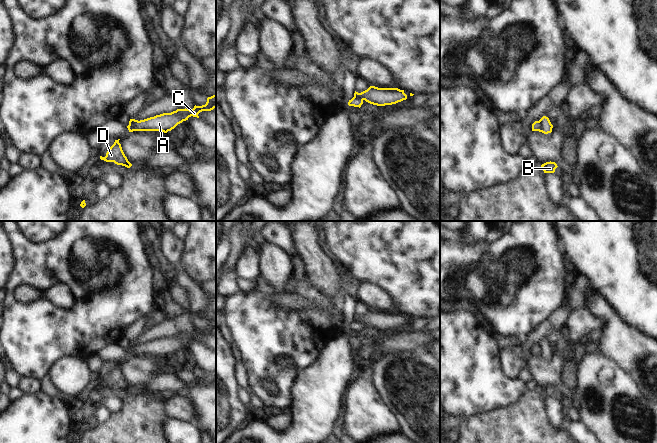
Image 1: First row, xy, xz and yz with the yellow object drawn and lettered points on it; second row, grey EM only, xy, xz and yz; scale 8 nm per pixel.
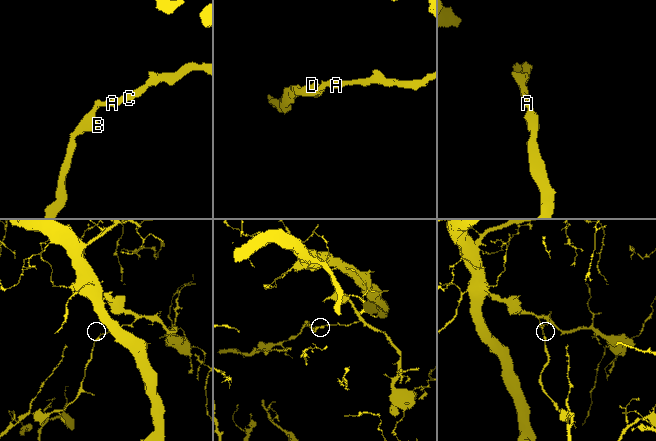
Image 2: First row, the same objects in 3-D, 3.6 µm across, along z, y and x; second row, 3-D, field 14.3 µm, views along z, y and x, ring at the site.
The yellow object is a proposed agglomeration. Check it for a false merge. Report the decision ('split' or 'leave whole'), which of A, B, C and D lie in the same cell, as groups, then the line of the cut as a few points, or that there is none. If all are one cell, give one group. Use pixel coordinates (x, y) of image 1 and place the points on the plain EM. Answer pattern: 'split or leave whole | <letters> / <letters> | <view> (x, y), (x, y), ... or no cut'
split | A C / B D | yz (539, 344), (541, 355)

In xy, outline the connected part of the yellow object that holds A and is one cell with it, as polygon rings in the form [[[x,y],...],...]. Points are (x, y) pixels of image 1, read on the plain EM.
[[[216,318],[208,321],[205,329],[194,330],[193,333],[177,333],[171,337],[163,337],[144,344],[136,344],[129,349],[130,356],[133,355],[162,355],[167,357],[178,348],[188,344],[189,341],[197,341],[202,335],[211,335],[216,332]]]

